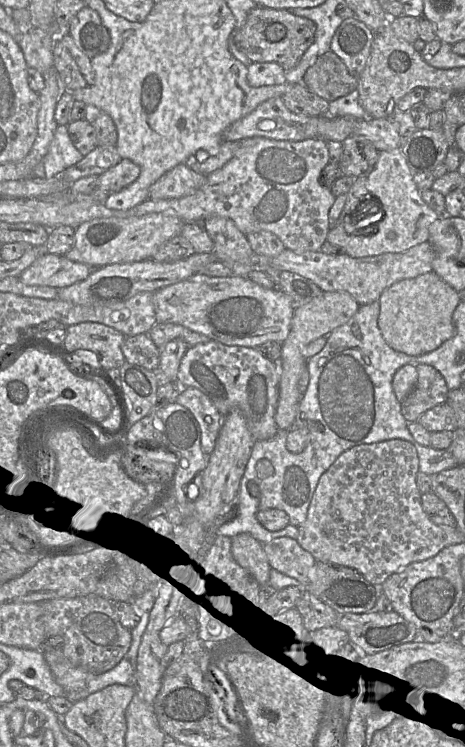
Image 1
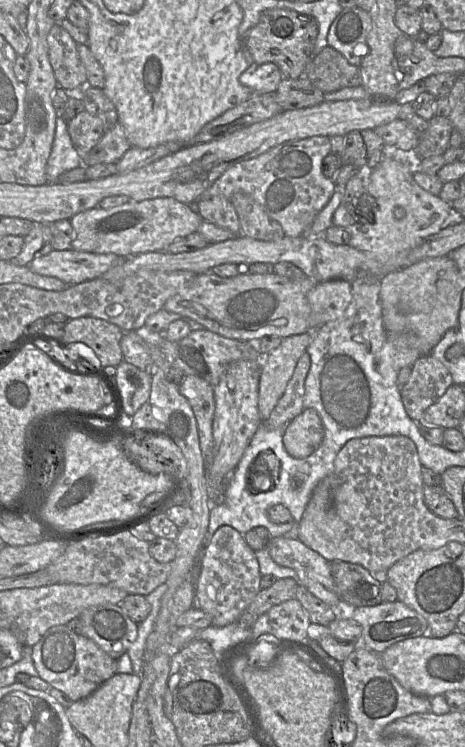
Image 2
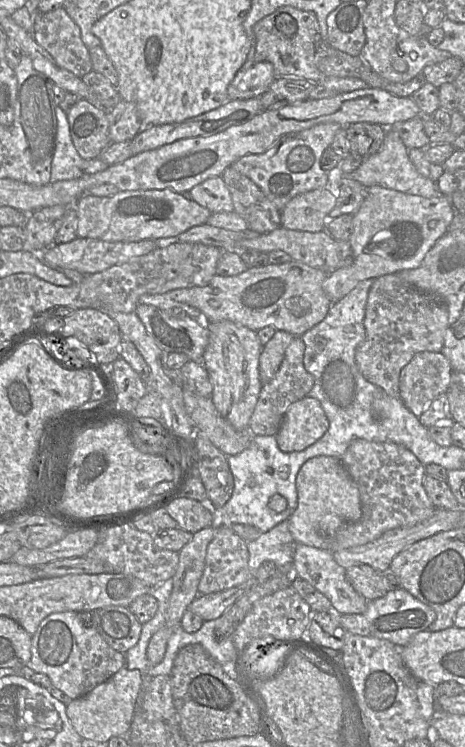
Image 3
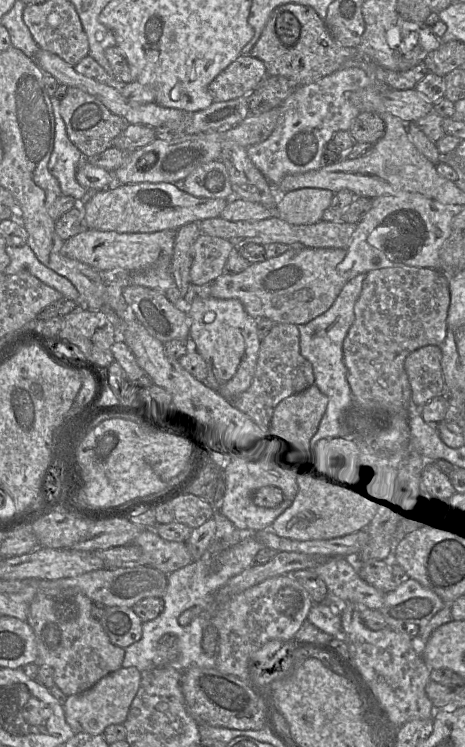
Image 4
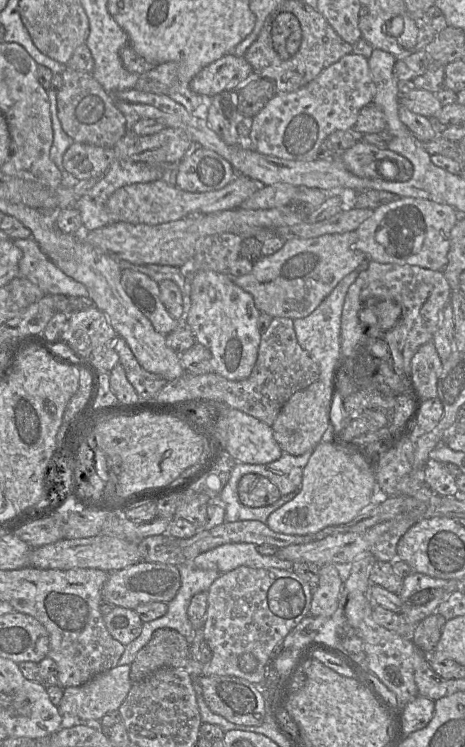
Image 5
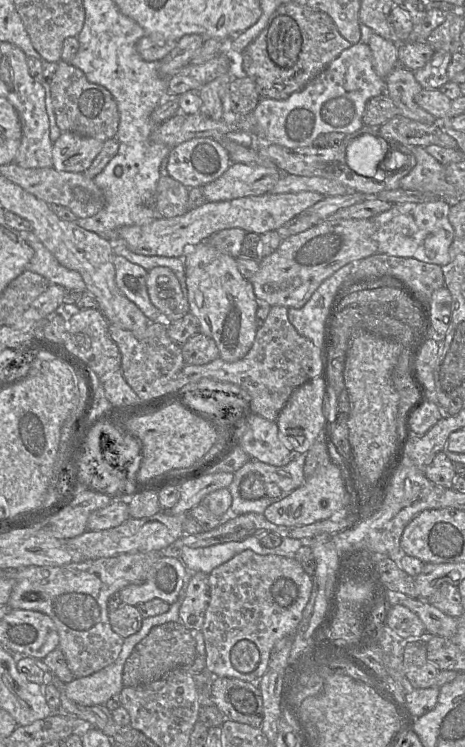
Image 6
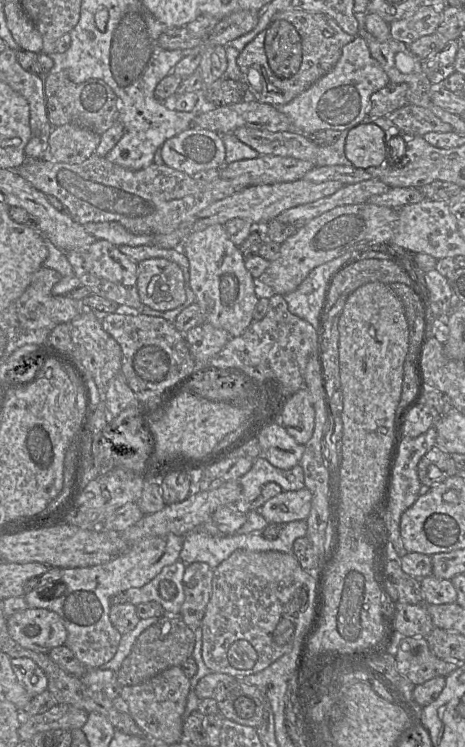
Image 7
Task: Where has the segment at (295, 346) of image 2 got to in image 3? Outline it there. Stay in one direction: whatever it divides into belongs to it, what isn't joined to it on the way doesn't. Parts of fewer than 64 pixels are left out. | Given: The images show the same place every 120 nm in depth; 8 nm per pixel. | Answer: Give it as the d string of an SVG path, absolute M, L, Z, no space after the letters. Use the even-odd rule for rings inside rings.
M277 330L273 337L263 345L259 361L262 385L269 382L275 376L283 361L285 351L294 337L289 332Z

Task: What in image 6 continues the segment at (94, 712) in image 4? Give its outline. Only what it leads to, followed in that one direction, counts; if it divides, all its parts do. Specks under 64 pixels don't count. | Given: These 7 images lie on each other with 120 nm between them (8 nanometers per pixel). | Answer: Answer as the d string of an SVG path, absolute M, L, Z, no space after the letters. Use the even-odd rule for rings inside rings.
M113 663L89 676L74 678L64 687L66 696L84 706L104 705L123 689L123 665Z

